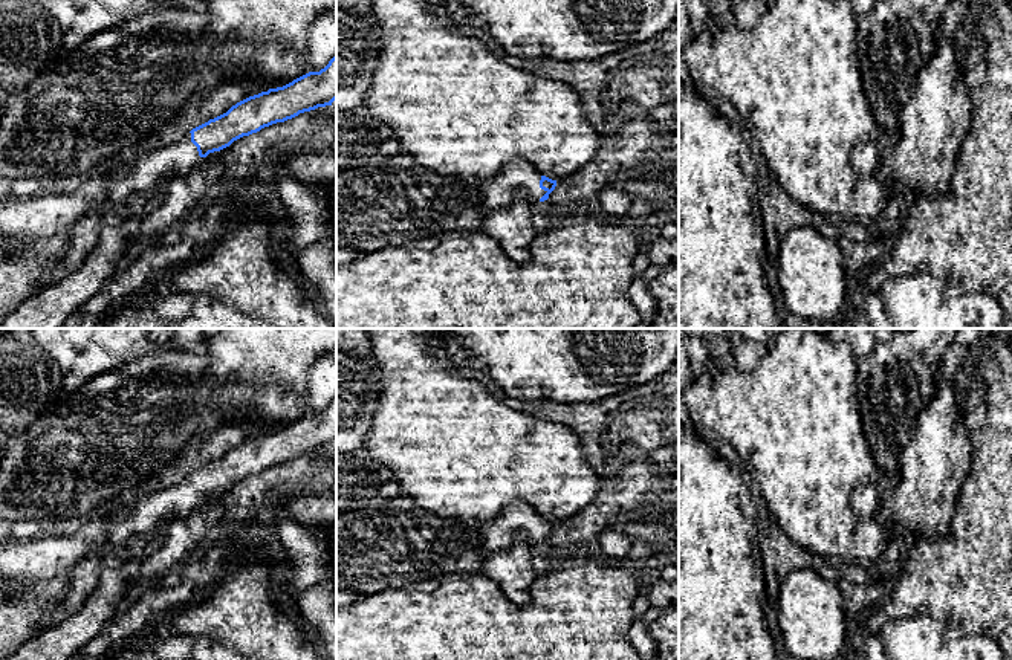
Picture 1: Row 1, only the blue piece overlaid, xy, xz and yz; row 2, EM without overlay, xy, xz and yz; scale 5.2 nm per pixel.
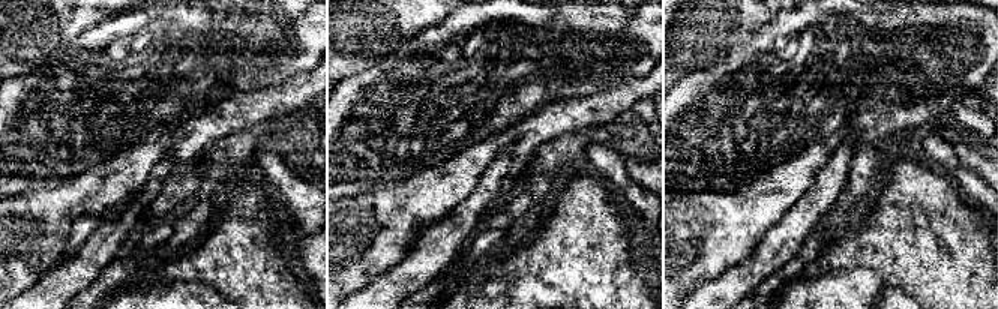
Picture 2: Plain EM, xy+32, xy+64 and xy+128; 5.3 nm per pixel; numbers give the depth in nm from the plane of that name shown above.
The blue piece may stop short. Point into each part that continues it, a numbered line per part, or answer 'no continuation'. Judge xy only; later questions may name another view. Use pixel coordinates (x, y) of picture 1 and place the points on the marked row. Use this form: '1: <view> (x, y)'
1: xy (35, 232)

